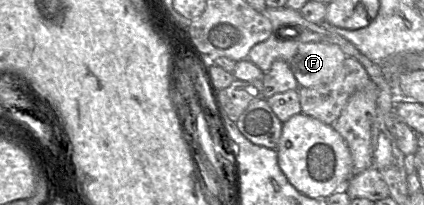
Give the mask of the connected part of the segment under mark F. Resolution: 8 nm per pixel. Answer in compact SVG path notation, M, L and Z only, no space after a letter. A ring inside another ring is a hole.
M272 33L265 41L254 45L247 59L258 66L263 72L269 71L275 60L284 60L290 67L299 87L313 87L330 82L347 58L343 50L335 45L321 42L299 42L278 39Z

